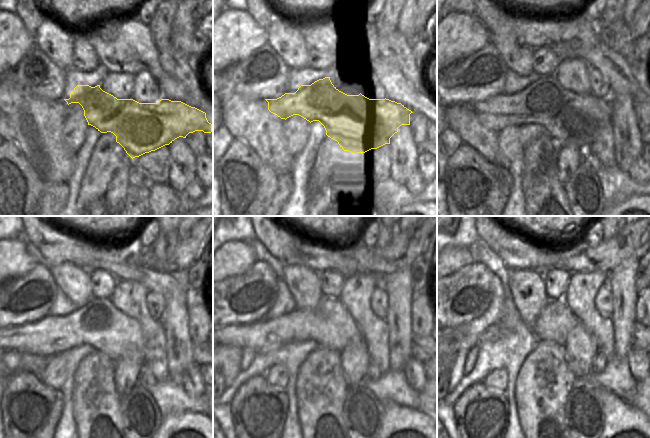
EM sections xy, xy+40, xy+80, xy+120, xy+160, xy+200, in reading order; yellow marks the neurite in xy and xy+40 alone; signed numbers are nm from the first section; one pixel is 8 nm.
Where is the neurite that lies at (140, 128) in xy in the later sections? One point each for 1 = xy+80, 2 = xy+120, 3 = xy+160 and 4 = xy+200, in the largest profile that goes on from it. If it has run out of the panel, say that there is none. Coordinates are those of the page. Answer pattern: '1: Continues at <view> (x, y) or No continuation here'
1: Continues at xy+80 (569, 118)
2: Continues at xy+120 (99, 323)
3: Continues at xy+160 (329, 324)
4: Continues at xy+200 (556, 320).

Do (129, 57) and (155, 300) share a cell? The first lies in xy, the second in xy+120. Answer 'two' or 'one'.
two

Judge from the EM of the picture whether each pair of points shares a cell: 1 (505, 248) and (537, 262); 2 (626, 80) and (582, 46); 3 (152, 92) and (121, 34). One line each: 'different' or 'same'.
1: same
2: same
3: different

